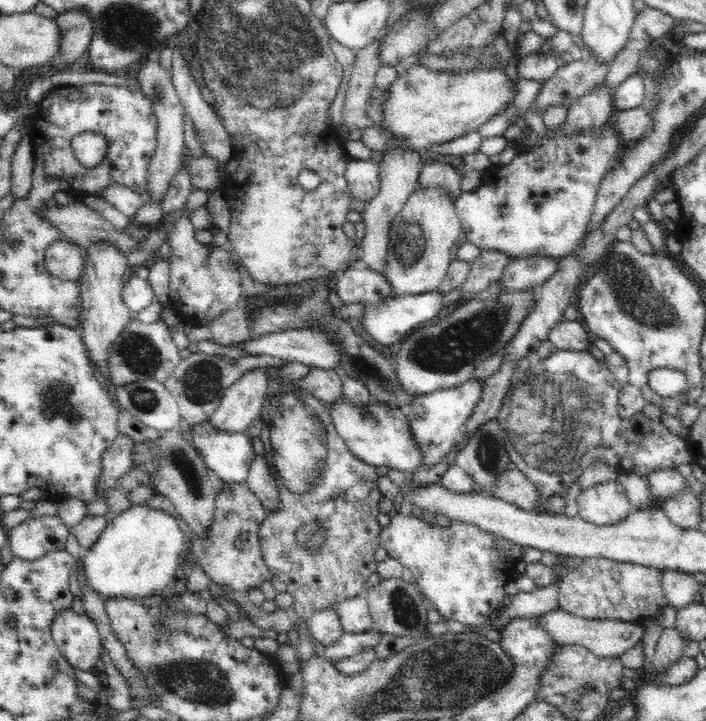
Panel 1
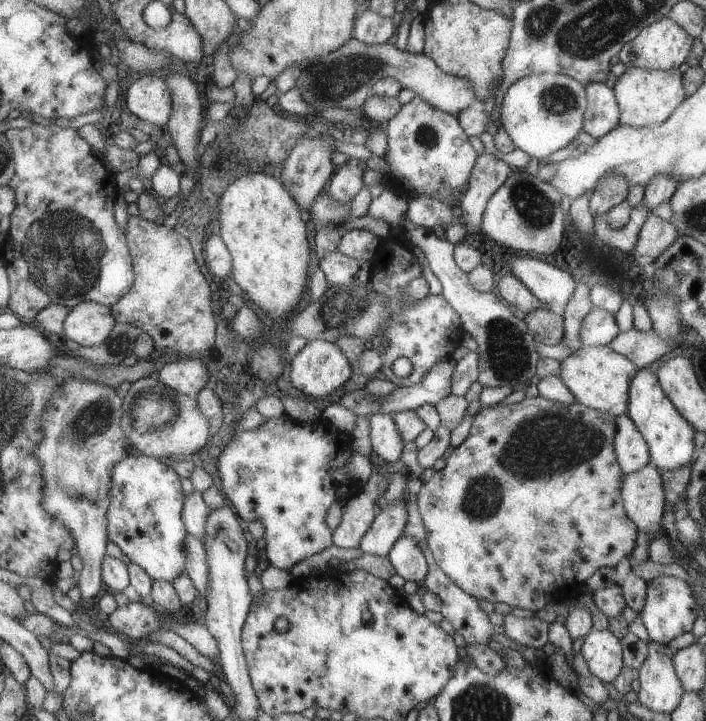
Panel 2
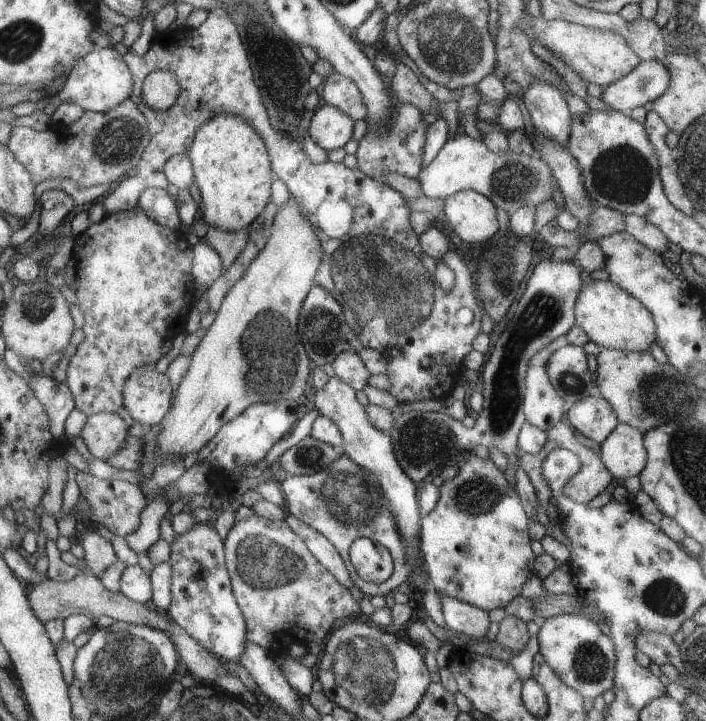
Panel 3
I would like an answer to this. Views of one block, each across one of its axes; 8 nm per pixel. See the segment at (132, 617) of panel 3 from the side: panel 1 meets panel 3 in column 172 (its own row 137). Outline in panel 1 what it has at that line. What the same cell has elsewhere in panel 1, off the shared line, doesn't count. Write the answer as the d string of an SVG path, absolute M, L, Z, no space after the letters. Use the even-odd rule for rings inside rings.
M642 106L626 111L614 109L611 113L611 120L615 130L619 131L619 136L625 143L636 142L649 128L650 111Z

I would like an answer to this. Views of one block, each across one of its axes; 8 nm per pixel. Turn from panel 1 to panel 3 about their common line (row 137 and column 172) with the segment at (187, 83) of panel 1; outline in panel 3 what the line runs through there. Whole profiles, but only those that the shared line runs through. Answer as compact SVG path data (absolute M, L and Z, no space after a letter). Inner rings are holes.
M149 187L140 194L138 205L151 220L174 231L180 231L182 222L179 218L177 202L166 190Z

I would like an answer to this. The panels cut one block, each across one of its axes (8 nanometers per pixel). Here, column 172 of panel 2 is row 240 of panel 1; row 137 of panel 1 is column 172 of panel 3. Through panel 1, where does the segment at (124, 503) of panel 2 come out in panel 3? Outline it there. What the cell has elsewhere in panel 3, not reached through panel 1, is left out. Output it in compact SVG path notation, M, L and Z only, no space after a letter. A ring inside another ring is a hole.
M197 523L196 527L176 536L168 560L172 566L171 594L173 600L166 611L194 641L215 655L218 660L238 663L246 649L247 625L232 591L225 560L224 542L215 528Z

